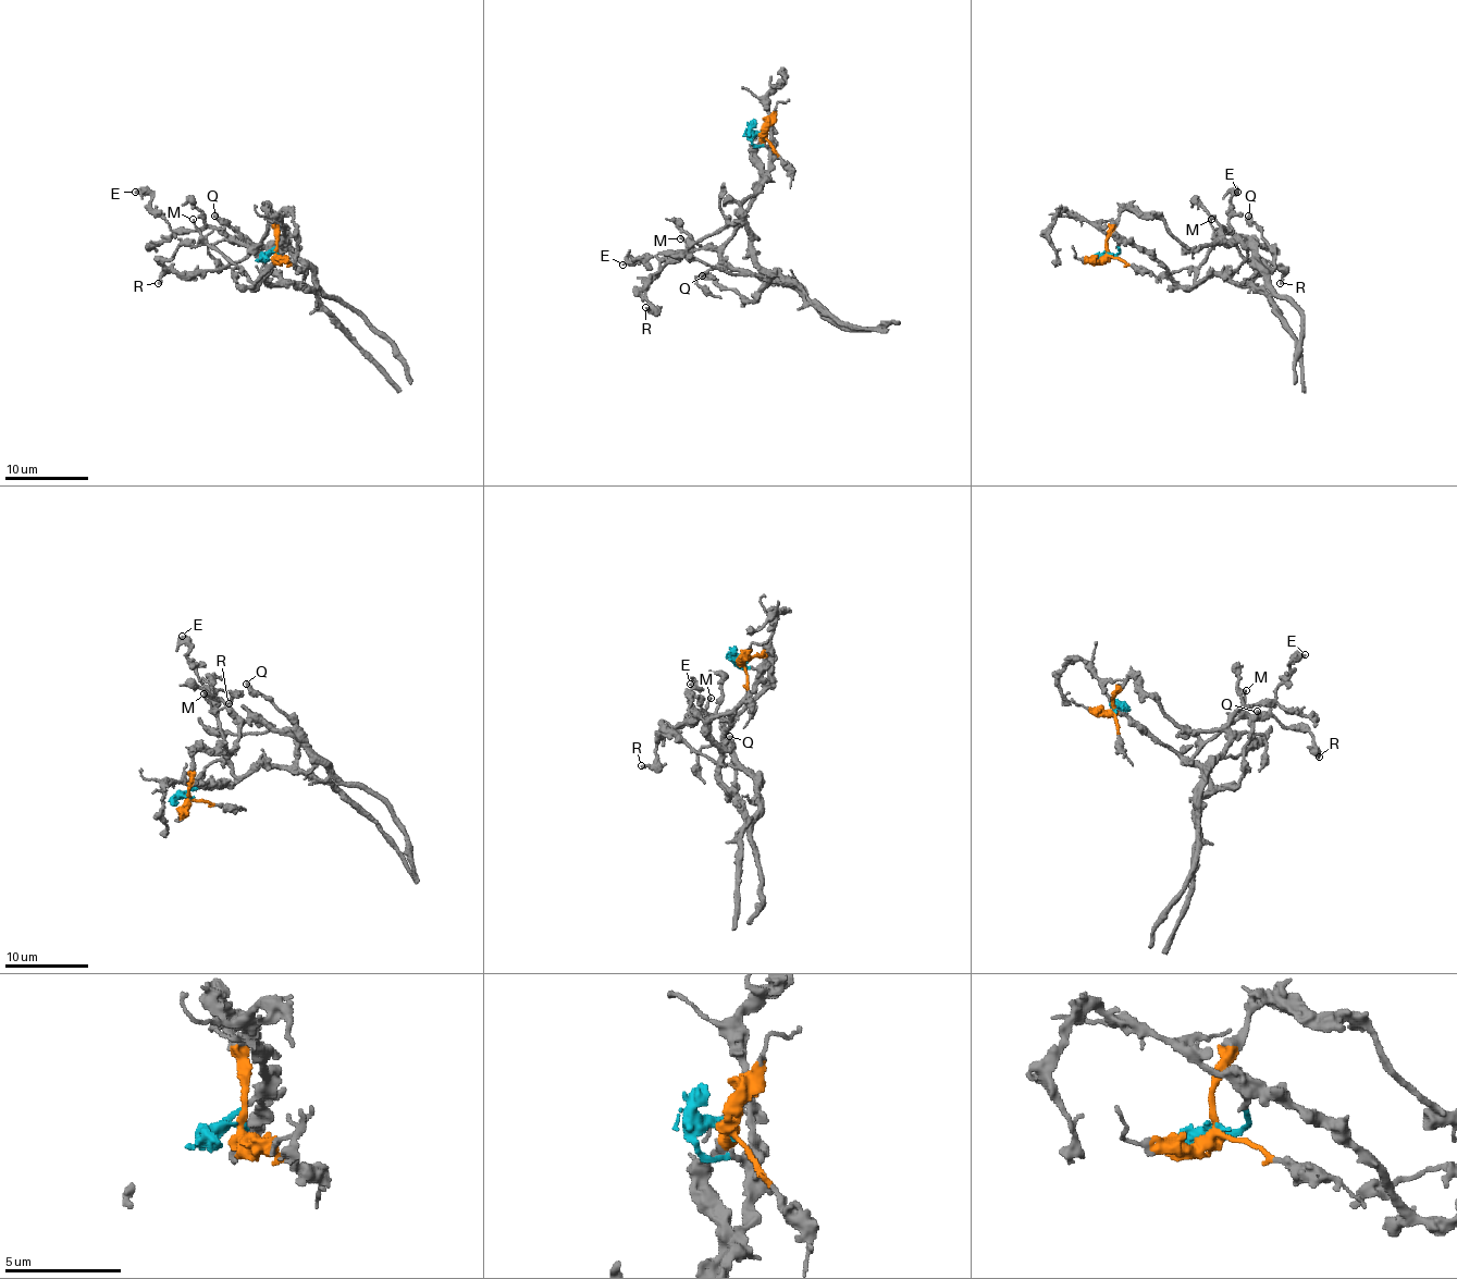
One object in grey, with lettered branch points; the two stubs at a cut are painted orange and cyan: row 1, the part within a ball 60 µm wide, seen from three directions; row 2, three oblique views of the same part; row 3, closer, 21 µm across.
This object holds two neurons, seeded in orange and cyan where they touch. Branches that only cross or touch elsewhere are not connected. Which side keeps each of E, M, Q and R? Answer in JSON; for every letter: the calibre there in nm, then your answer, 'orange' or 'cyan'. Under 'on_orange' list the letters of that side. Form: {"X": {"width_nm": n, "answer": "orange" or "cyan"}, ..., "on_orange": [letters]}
{"E": {"width_nm": 260, "answer": "orange"}, "M": {"width_nm": 130, "answer": "cyan"}, "Q": {"width_nm": 360, "answer": "cyan"}, "R": {"width_nm": 180, "answer": "cyan"}, "on_orange": ["E"]}

